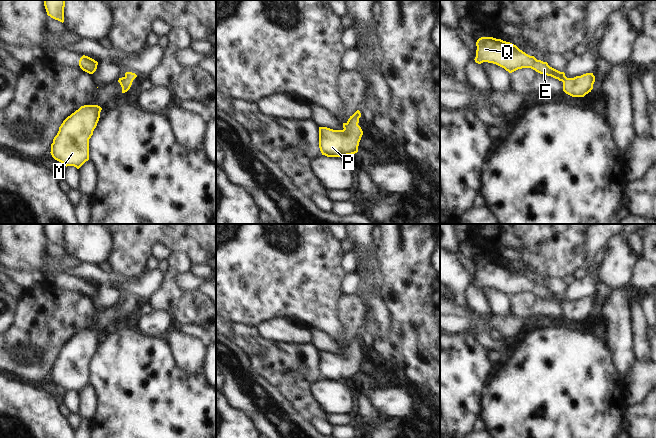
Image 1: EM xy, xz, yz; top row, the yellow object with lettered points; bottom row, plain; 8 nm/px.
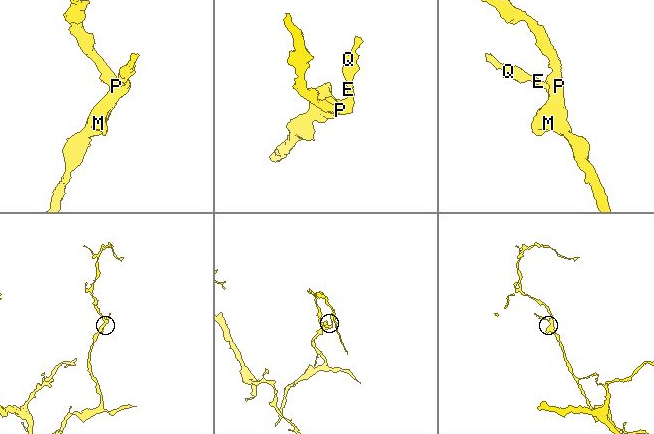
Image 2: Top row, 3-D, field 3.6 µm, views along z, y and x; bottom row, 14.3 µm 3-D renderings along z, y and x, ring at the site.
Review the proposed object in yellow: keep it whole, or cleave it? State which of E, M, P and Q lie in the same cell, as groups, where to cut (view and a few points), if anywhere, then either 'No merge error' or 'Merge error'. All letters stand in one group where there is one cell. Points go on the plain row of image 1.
Groups: E M P Q. No split. No merge error

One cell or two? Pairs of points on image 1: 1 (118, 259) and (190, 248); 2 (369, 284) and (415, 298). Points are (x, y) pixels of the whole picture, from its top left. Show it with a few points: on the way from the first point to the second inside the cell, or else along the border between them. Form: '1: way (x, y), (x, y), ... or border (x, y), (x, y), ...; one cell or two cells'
1: way (136, 242), (141, 237), (172, 237); one cell
2: border (378, 264), (382, 276), (382, 286), (379, 292); two cells

